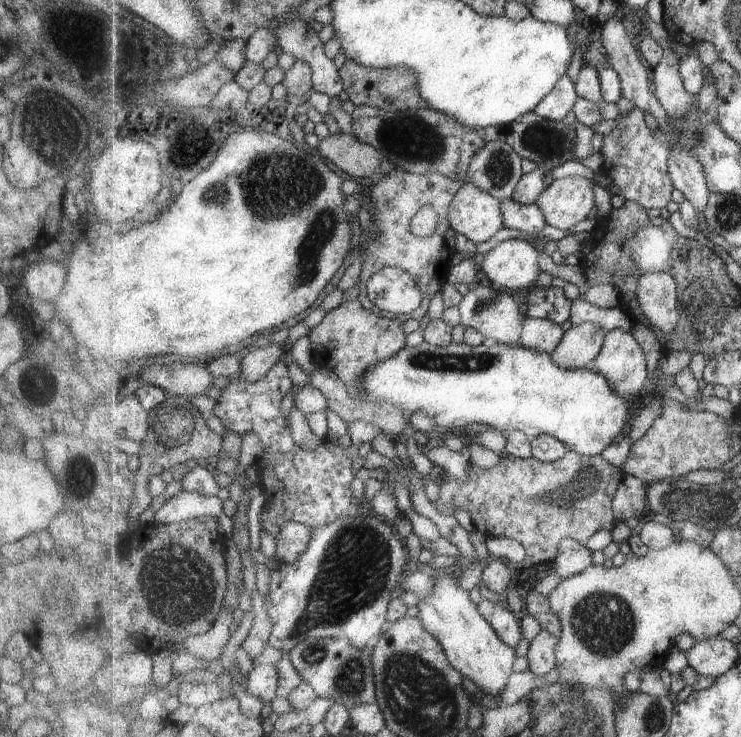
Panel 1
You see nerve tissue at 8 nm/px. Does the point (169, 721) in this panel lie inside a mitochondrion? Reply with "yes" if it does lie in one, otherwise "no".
no

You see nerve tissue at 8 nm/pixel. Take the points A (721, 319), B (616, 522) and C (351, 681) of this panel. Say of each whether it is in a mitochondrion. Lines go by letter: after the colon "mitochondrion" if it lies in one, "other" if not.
A: mitochondrion
B: other
C: mitochondrion

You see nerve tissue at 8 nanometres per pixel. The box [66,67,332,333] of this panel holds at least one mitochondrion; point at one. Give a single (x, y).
(271, 190)

